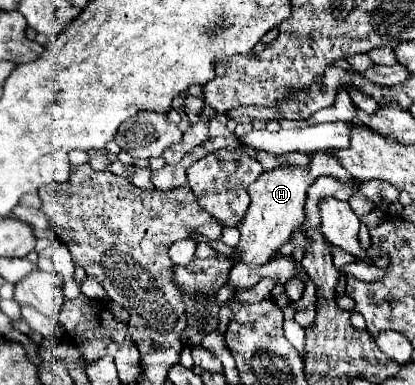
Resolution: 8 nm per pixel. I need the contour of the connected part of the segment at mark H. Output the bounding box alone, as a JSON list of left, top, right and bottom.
[237,151,357,265]

